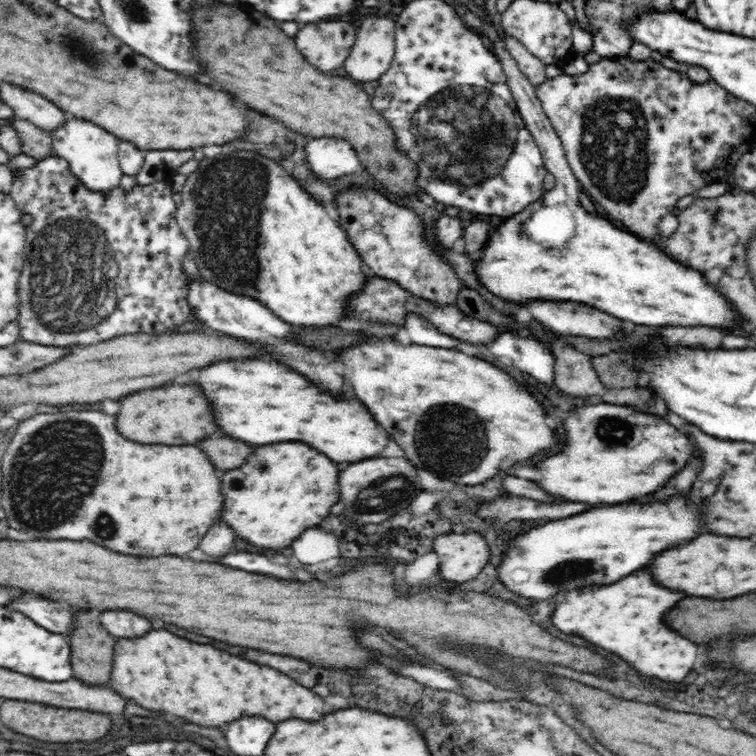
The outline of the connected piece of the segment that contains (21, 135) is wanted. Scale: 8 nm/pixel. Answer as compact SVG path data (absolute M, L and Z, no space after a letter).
M14 118L7 123L14 128L18 135L21 152L35 159L42 159L46 155L53 154L51 132L42 130L25 119Z

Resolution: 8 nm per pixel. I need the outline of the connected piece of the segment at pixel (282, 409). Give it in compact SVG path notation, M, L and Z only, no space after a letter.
M258 358L222 360L198 370L198 374L190 378L190 384L202 388L204 396L212 404L212 414L218 428L230 438L242 442L252 442L258 446L288 440L306 442L334 462L358 462L358 458L380 456L388 442L388 436L378 430L374 418L370 418L370 414L366 414L358 402L352 398L346 398L346 402L334 402L334 398L326 398L326 394L314 390L314 386L310 386L310 382L306 382L306 378L302 378L298 372L292 372L278 362L264 362Z

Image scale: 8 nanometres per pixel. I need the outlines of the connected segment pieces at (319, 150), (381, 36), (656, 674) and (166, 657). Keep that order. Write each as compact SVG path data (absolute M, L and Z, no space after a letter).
M316 138L305 144L305 160L309 169L322 180L339 180L354 174L360 161L346 138Z
M392 19L364 20L352 50L343 62L346 74L363 83L379 80L392 64L395 37L395 22Z
M638 570L610 586L594 586L594 590L582 590L582 594L578 594L578 590L566 594L566 600L560 602L552 614L552 624L564 634L576 634L586 642L620 656L626 664L630 664L642 676L658 678L664 682L680 682L684 676L688 676L690 668L694 666L698 646L684 640L682 636L672 632L668 626L662 626L662 610L668 610L670 606L674 606L674 602L682 598L684 594L674 594L672 590L666 590L662 586L654 586L654 582L650 582L650 574L646 574L644 570Z
M150 630L142 638L118 640L114 652L116 652L114 678L110 680L110 686L118 694L122 694L124 698L132 698L142 708L170 712L204 728L216 728L244 716L262 716L270 722L282 722L288 718L302 718L316 722L324 714L328 714L326 710L330 710L318 694L312 694L308 688L300 686L298 682L280 674L278 670L272 670L268 666L258 666L228 652L216 650L208 644L194 644L166 630Z

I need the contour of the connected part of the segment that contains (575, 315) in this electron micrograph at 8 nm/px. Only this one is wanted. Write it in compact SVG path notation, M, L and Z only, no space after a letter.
M538 302L538 306L528 306L528 310L533 321L564 335L614 338L624 330L620 318L592 306L578 306L576 302Z

